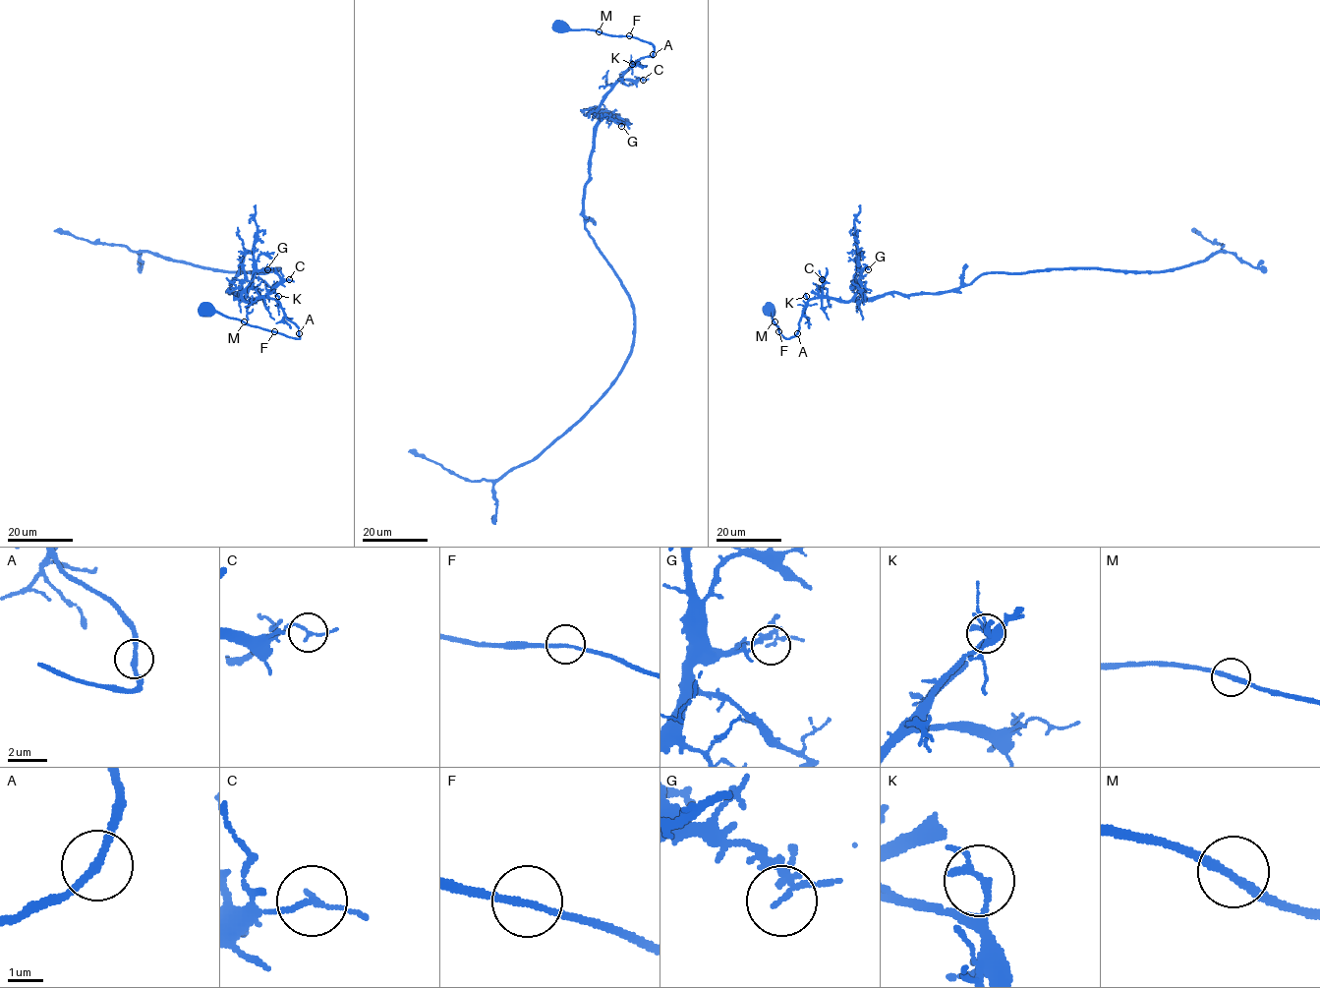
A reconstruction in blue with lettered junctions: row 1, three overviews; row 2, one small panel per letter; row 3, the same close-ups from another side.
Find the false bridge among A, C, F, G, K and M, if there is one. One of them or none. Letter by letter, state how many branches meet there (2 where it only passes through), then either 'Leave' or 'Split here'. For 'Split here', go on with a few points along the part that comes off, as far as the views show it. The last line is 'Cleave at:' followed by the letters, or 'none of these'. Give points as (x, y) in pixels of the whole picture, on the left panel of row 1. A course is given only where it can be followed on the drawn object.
A: Branches: 2. Leave
C: Branches: 2. Leave
F: Branches: 2. Leave
G: Branches: 2. Leave
K: Branches: 2. Leave
M: Branches: 2. Leave
Cleave at: none of these

